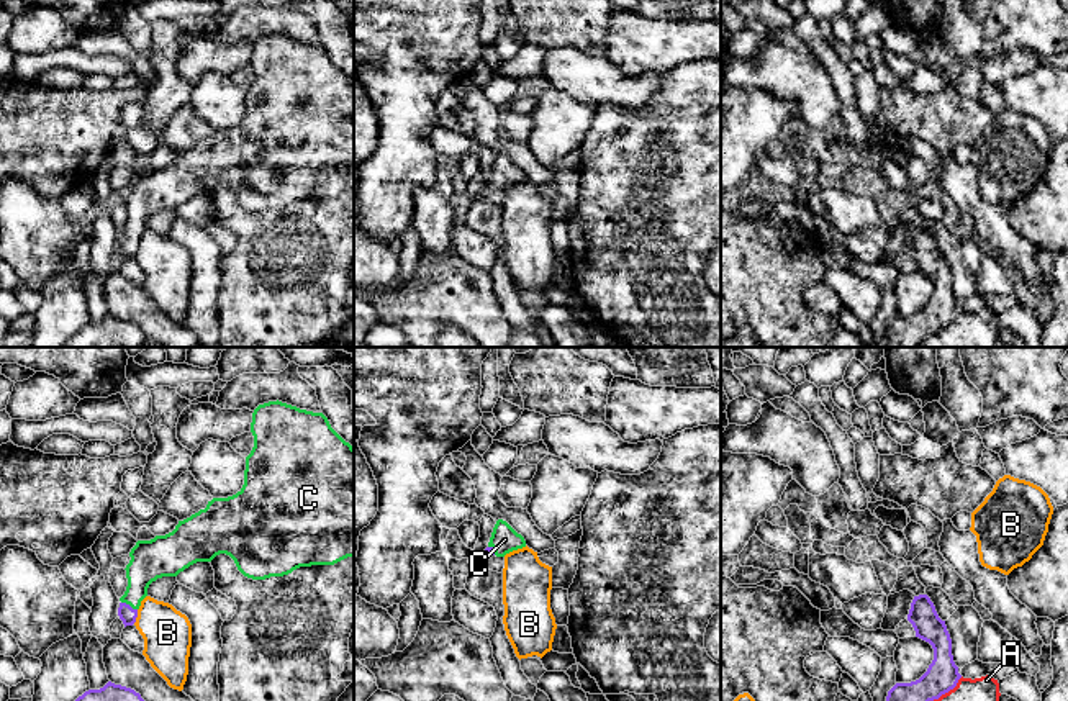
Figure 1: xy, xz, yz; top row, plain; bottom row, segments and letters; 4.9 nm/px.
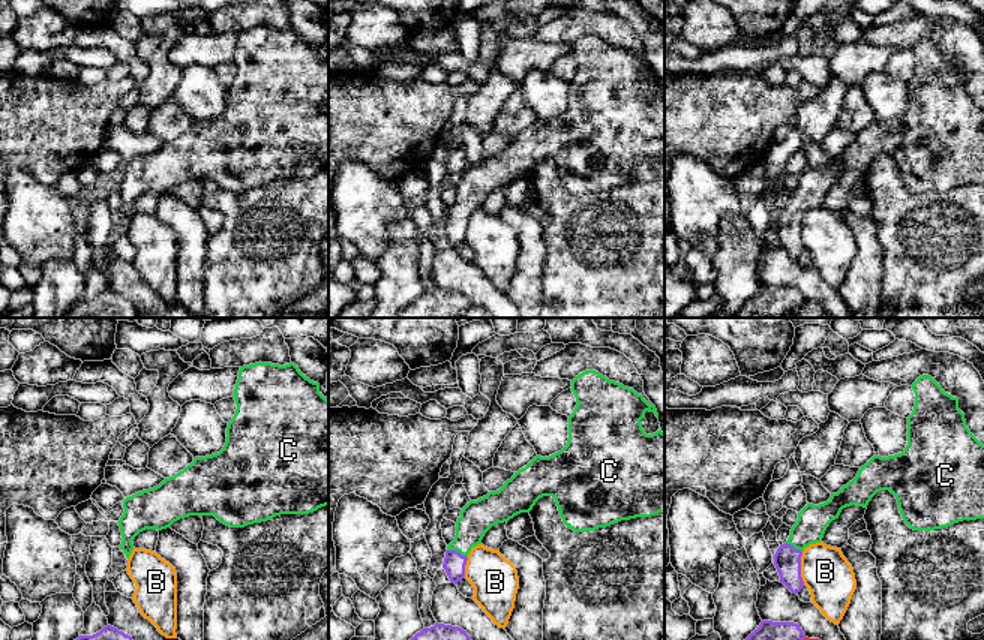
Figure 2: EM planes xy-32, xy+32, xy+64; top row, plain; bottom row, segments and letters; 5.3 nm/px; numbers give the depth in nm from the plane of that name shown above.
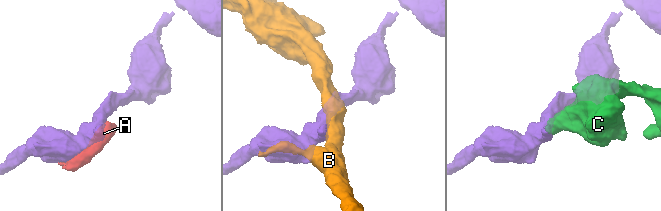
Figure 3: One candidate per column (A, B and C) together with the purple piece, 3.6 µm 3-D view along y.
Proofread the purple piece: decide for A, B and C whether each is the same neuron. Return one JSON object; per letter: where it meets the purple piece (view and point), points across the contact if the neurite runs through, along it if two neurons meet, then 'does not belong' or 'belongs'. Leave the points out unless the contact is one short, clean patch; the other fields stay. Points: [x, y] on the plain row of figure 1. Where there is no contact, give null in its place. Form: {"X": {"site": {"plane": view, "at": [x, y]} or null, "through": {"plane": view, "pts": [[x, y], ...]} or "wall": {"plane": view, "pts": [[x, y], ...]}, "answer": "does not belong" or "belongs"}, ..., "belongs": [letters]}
{"A": {"site": {"plane": "yz", "at": [941, 328]}, "answer": "does not belong"}, "B": {"site": {"plane": "xy", "at": [136, 249]}, "answer": "does not belong"}, "C": {"site": {"plane": "xy", "at": [128, 238]}, "through": {"plane": "xy", "pts": [[125, 244], [128, 238], [149, 194]]}, "answer": "belongs"}, "belongs": ["C"]}

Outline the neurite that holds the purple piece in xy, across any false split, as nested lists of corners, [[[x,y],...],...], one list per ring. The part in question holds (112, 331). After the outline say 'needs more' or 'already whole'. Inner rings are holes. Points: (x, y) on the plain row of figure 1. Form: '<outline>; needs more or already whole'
[[[108,314],[79,329],[64,347],[141,347],[146,334],[131,321]]]; already whole

